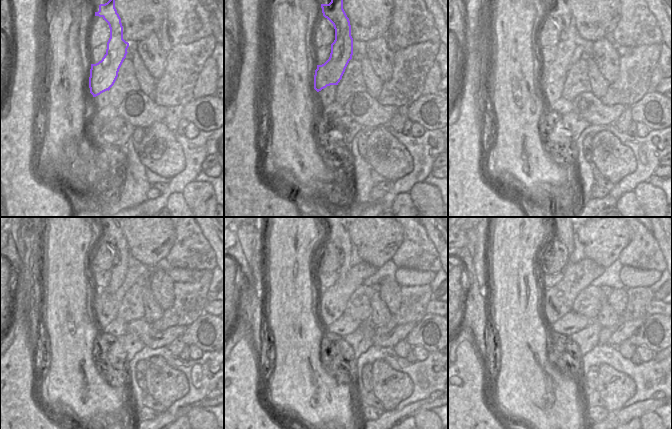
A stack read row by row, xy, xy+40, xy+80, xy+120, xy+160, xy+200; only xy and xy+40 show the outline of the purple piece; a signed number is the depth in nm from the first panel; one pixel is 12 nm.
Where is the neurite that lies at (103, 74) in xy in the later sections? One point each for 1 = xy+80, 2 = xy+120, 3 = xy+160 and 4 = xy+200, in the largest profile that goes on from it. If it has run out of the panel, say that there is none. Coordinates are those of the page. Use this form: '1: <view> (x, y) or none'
1: xy+80 (560, 13)
2: xy+120 (121, 249)
3: xy+160 (344, 237)
4: xy+200 (566, 237)

